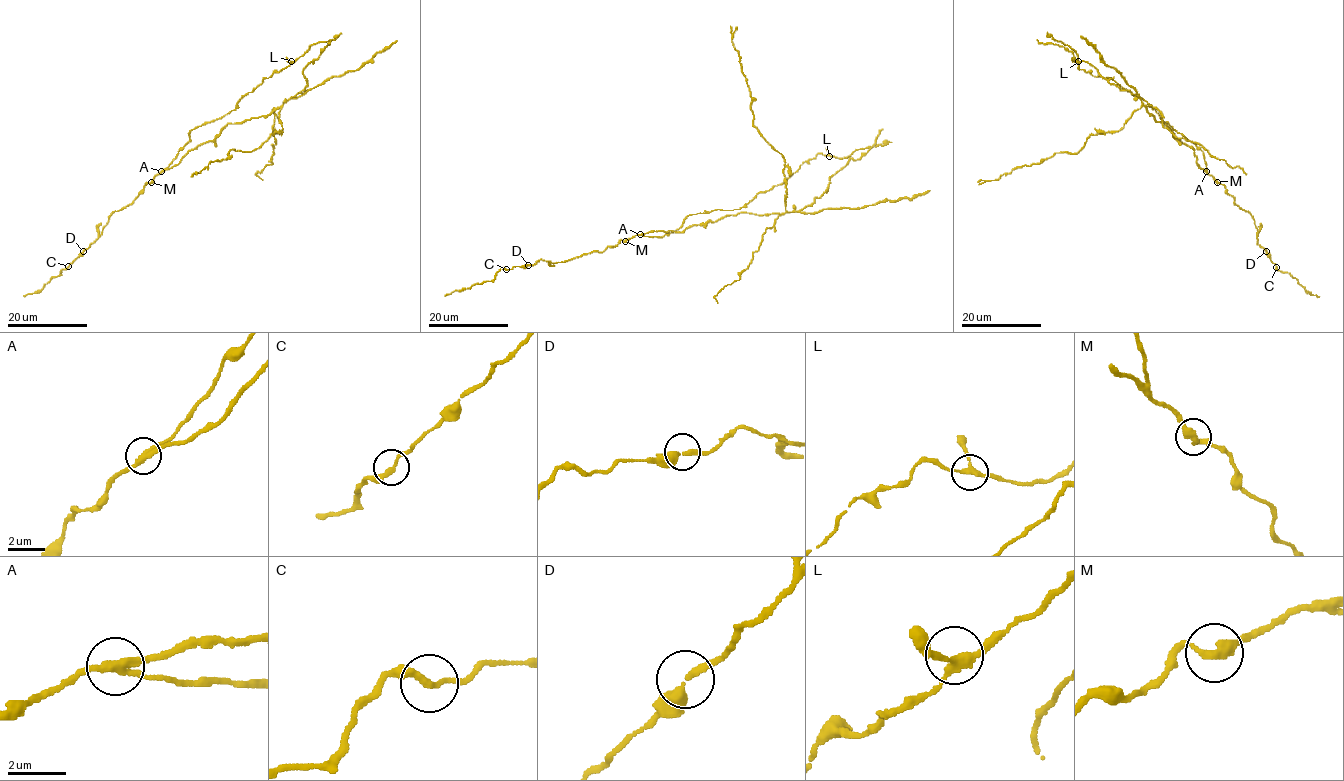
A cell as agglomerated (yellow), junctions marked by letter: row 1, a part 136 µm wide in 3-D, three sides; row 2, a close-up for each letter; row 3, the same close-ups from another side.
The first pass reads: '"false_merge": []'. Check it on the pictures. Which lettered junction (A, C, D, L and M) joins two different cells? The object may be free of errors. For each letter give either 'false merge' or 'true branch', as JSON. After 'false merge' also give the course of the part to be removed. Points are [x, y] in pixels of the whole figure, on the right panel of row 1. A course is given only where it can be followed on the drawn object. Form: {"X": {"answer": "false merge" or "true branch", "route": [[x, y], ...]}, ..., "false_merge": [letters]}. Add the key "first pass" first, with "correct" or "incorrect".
{"first pass": "incorrect", "A": {"answer": "false merge", "route": [[1206, 171], [1193, 148], [1142, 105], [1118, 130], [1091, 134], [1077, 153], [1055, 153], [997, 180], [977, 182]]}, "C": {"answer": "true branch"}, "D": {"answer": "true branch"}, "L": {"answer": "true branch"}, "M": {"answer": "true branch"}, "false_merge": ["A"]}

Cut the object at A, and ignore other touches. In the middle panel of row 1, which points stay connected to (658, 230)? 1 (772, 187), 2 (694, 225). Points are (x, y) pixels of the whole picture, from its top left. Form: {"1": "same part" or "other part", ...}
{"1": "other part", "2": "same part"}

